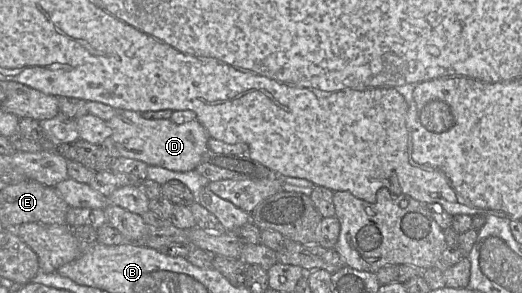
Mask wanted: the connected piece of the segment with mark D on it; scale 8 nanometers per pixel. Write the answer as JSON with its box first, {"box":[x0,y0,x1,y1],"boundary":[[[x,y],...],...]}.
{"box":[101,111,209,172],"boundary":[[[118,111],[106,122],[112,134],[101,146],[114,158],[124,157],[142,161],[148,166],[158,166],[176,172],[195,170],[208,152],[209,135],[205,127],[197,120],[175,124],[170,119],[146,119],[140,112]]]}

